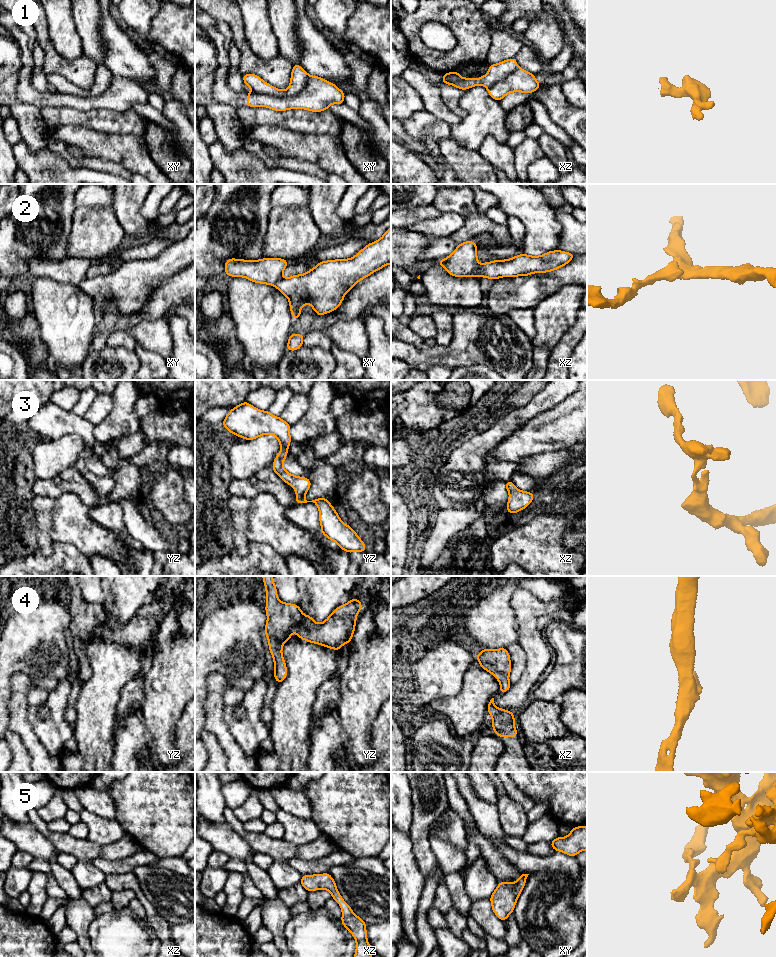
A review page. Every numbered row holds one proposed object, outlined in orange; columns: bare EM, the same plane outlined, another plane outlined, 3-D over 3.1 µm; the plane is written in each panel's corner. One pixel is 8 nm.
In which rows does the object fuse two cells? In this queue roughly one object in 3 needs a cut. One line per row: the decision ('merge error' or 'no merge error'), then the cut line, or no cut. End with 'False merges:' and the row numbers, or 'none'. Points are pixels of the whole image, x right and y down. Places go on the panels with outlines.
1: merge error | xy (310, 75), (307, 83), (291, 96), (260, 95), (252, 92)
2: merge error | xz (479, 264), (472, 275)
3: no merge error | no cut
4: no merge error | no cut
5: no merge error | no cut
False merges: 1, 2

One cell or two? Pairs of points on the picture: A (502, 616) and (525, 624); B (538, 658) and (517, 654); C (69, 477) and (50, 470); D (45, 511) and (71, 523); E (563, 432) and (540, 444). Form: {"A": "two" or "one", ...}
{"A": "two", "B": "two", "C": "two", "D": "two", "E": "one"}

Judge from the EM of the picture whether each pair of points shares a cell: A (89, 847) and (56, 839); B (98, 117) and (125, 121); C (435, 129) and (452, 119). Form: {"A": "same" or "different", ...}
{"A": "same", "B": "same", "C": "different"}

